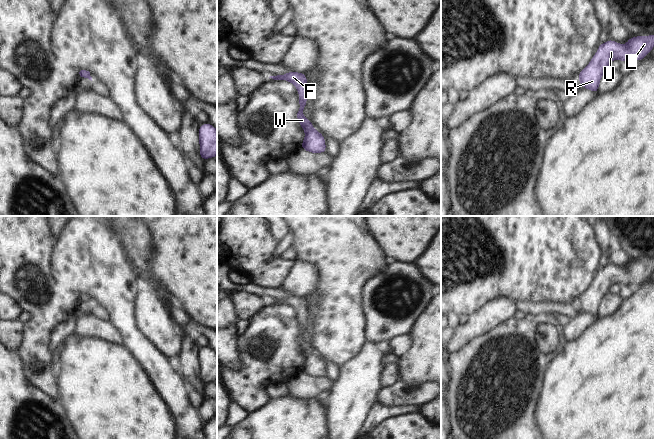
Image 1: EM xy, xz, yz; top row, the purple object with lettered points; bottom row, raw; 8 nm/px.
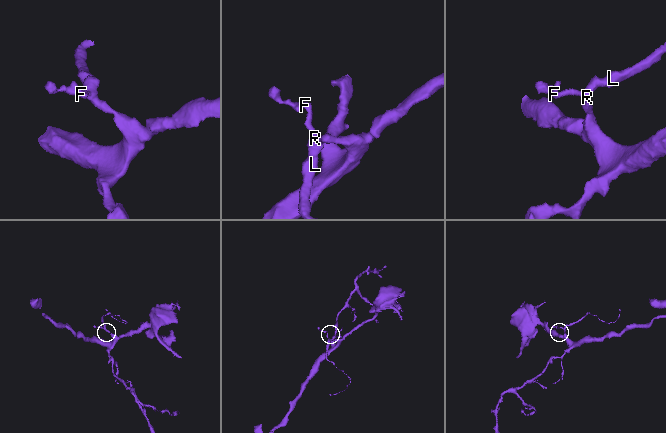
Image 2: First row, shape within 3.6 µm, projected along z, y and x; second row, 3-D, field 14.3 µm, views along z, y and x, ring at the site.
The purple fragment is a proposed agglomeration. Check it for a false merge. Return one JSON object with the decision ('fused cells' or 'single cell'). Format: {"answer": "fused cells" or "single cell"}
{"answer": "single cell"}

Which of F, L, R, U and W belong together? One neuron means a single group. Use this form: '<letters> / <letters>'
F L R U W

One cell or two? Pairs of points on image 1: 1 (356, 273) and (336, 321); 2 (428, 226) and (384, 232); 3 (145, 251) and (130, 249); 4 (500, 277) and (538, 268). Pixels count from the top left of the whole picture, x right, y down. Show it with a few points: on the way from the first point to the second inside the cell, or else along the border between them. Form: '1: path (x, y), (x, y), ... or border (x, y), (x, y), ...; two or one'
1: path (344, 285), (337, 294), (337, 309); one
2: path (417, 226), (395, 226); one
3: path (141, 249), (134, 249); one
4: path (509, 268), (529, 268); one

